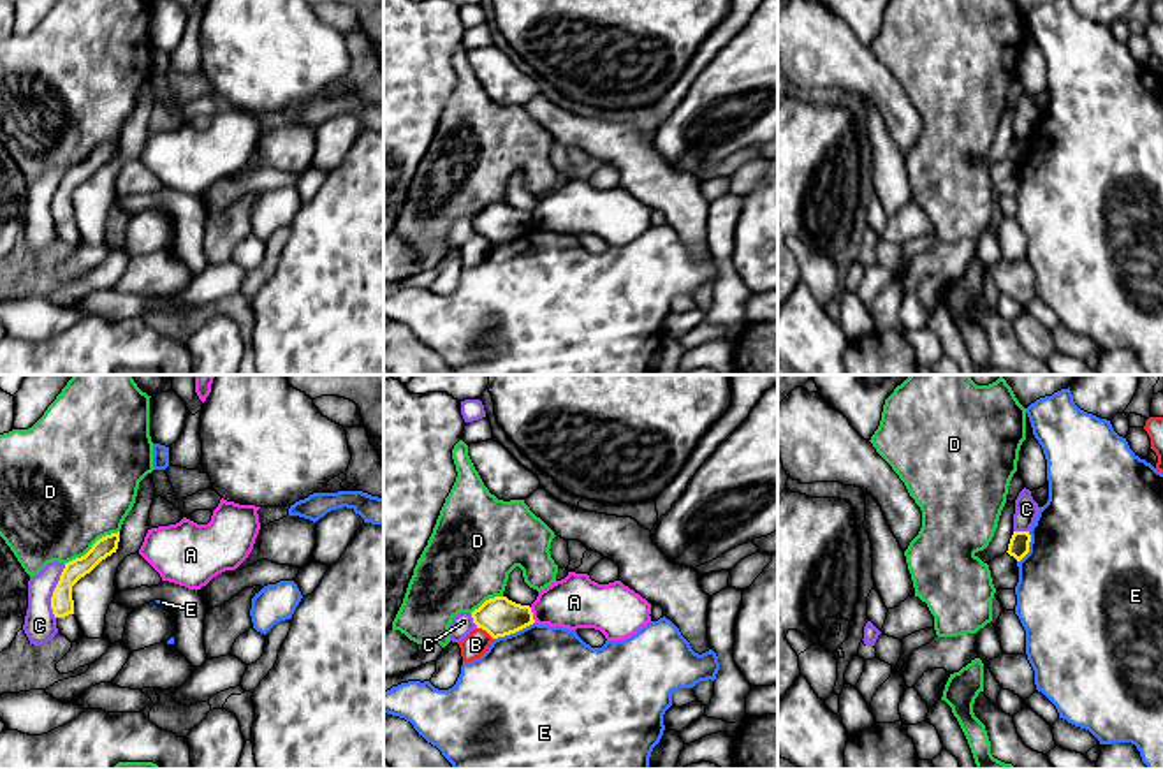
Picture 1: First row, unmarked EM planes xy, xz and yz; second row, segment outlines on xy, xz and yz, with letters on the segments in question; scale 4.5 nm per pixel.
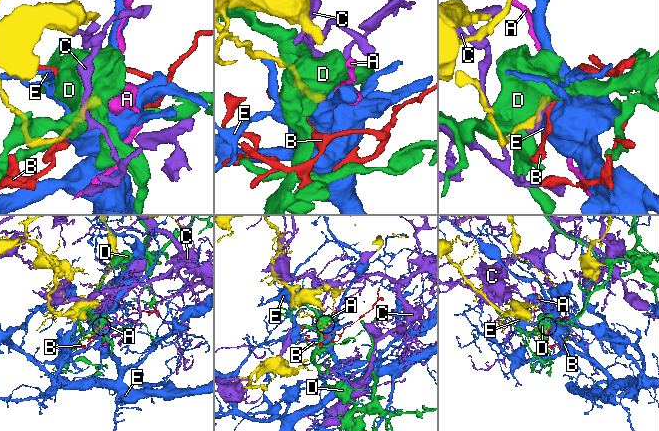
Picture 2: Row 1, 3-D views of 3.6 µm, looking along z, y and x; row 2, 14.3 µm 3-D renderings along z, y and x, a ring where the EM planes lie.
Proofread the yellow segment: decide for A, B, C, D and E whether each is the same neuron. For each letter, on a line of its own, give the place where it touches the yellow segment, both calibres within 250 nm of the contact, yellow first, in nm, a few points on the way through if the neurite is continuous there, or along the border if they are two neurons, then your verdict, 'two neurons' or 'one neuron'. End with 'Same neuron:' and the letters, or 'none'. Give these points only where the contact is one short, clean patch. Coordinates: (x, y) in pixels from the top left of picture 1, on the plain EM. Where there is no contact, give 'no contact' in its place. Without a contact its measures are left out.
A: xz (532, 220) | 180/240 nm | along xz (530, 213), (535, 227) | two neurons
B: xz (486, 236) | 180/110 nm | along xz (477, 233), (493, 245) | two neurons
C: xy (53, 197) | 110/140 nm | two neurons
D: xy (92, 152) | 90/500 nm | two neurons
E: xz (514, 238) | 180/500 nm | along xz (533, 227), (495, 245) | two neurons
Same neuron: none

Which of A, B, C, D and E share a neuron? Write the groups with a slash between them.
A / B / C / D / E

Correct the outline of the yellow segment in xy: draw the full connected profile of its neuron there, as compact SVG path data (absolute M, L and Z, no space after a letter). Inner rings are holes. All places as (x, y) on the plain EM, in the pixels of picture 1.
M120 137L99 144L91 155L69 169L60 181L60 187L51 202L51 215L55 223L65 223L74 220L72 192L90 179L102 165L116 158L120 148Z

